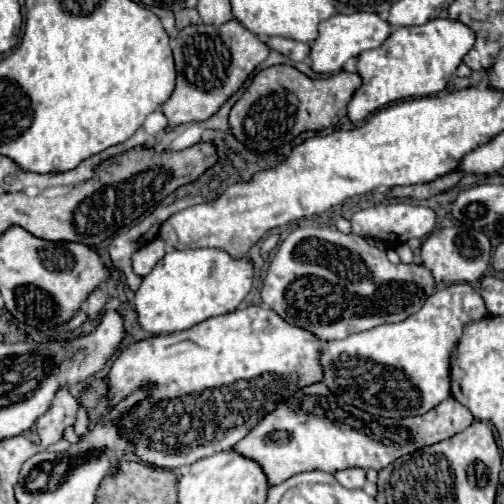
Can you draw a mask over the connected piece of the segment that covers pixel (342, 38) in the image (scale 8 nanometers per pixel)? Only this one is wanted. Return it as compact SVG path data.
M355 12L349 16L345 16L345 14L331 16L323 24L319 24L319 36L311 44L311 52L309 52L311 68L317 74L335 74L343 68L343 64L349 58L359 56L363 50L379 48L387 40L389 34L391 34L391 26L385 20L381 20L377 14Z

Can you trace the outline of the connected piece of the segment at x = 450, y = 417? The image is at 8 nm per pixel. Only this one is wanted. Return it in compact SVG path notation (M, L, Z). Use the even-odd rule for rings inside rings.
M319 382L301 388L287 400L281 400L275 412L263 416L263 420L259 420L259 424L251 428L251 432L239 440L233 450L241 456L247 456L249 460L255 460L263 468L269 486L275 486L293 474L307 470L323 470L331 474L353 466L363 470L381 470L395 462L399 456L451 438L453 434L465 430L471 422L471 412L453 396L423 416L393 420L371 416L355 406L341 402L323 382Z

